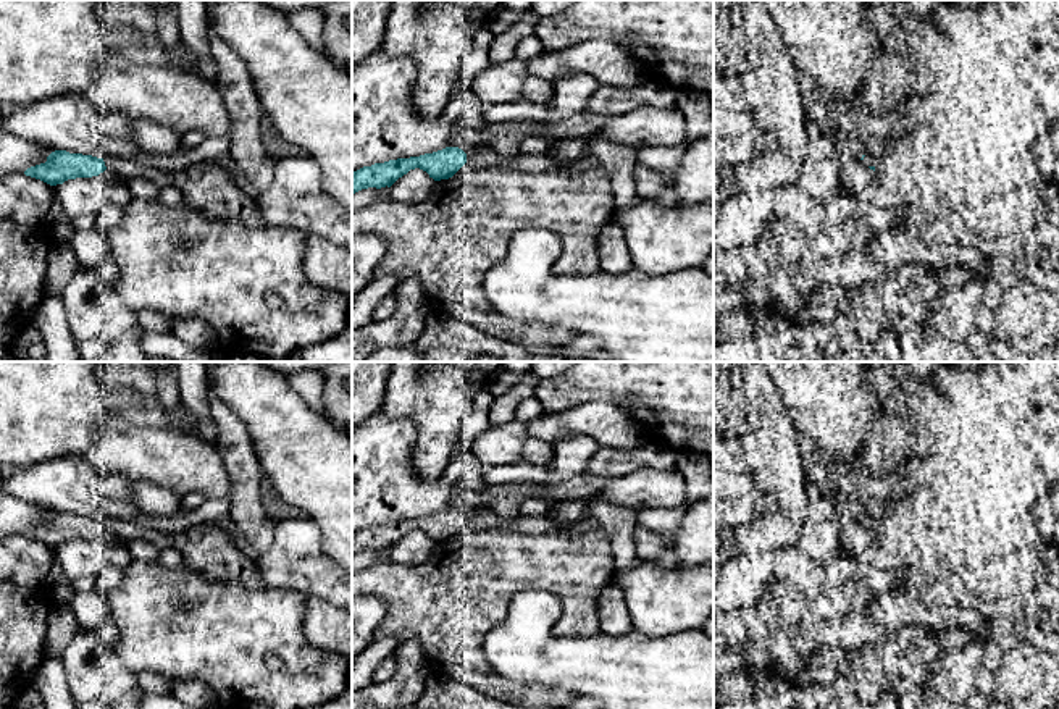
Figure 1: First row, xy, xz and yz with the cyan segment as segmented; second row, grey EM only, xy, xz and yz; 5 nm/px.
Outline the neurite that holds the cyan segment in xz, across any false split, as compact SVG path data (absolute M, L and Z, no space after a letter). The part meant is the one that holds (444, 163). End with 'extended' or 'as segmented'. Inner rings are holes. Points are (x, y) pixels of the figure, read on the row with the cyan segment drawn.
M479 145L468 155L458 147L446 147L420 157L397 158L363 166L352 173L352 194L368 187L391 187L399 178L415 168L426 171L434 181L449 179L465 163L470 163L479 170L512 170L509 158L500 157L489 145Z; extended

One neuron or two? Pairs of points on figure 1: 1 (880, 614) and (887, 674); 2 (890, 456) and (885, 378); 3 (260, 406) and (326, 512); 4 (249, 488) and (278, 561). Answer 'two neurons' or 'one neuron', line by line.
1: two neurons
2: two neurons
3: one neuron
4: two neurons

